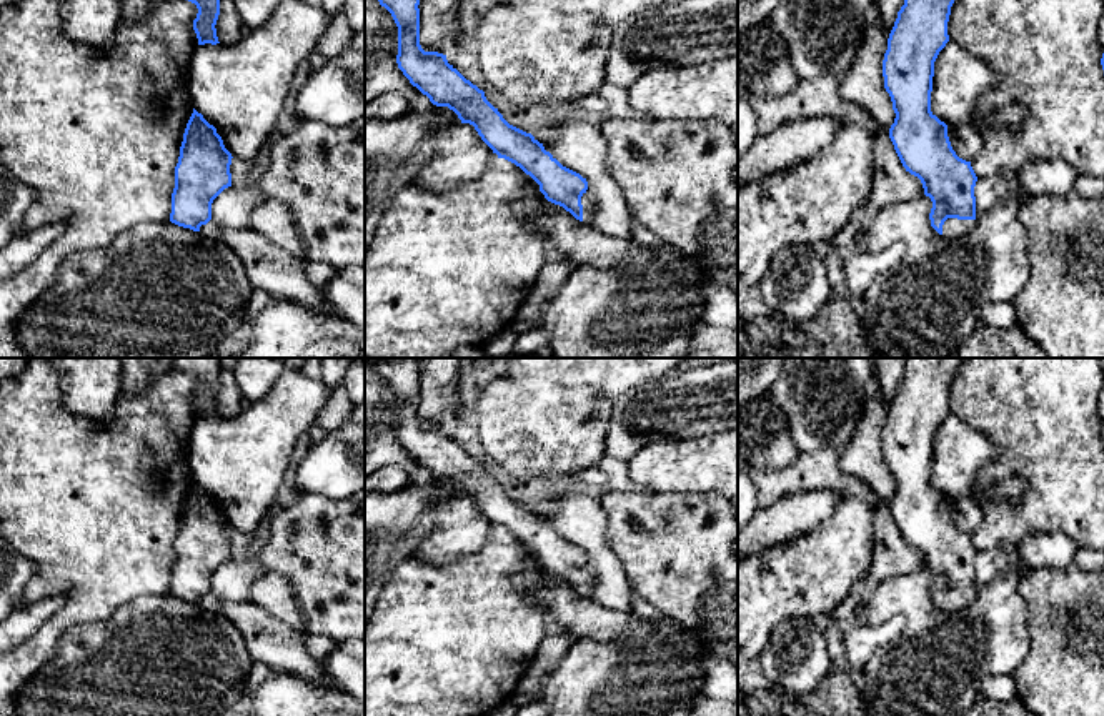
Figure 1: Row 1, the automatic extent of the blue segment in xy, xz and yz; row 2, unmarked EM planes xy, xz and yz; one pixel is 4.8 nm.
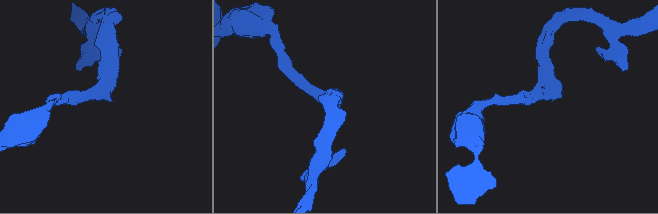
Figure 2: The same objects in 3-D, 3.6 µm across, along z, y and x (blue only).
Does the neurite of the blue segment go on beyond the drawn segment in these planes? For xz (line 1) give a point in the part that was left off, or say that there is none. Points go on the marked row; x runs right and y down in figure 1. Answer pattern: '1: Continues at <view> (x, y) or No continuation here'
1: Continues at xz (588, 207)

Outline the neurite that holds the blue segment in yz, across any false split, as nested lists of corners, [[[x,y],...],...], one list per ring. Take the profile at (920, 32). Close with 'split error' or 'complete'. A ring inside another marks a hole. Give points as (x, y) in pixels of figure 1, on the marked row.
[[[904,0],[883,60],[884,88],[896,113],[889,128],[894,150],[931,198],[931,226],[949,240],[974,228],[977,177],[956,155],[947,125],[931,112],[934,62],[949,42],[954,0]]]; split error

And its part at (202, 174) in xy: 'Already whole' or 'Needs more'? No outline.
Needs more

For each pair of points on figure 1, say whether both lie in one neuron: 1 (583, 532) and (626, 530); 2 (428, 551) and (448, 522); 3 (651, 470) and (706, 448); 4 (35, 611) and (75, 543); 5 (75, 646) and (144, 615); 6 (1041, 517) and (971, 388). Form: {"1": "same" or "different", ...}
{"1": "different", "2": "same", "3": "same", "4": "different", "5": "same", "6": "same"}

